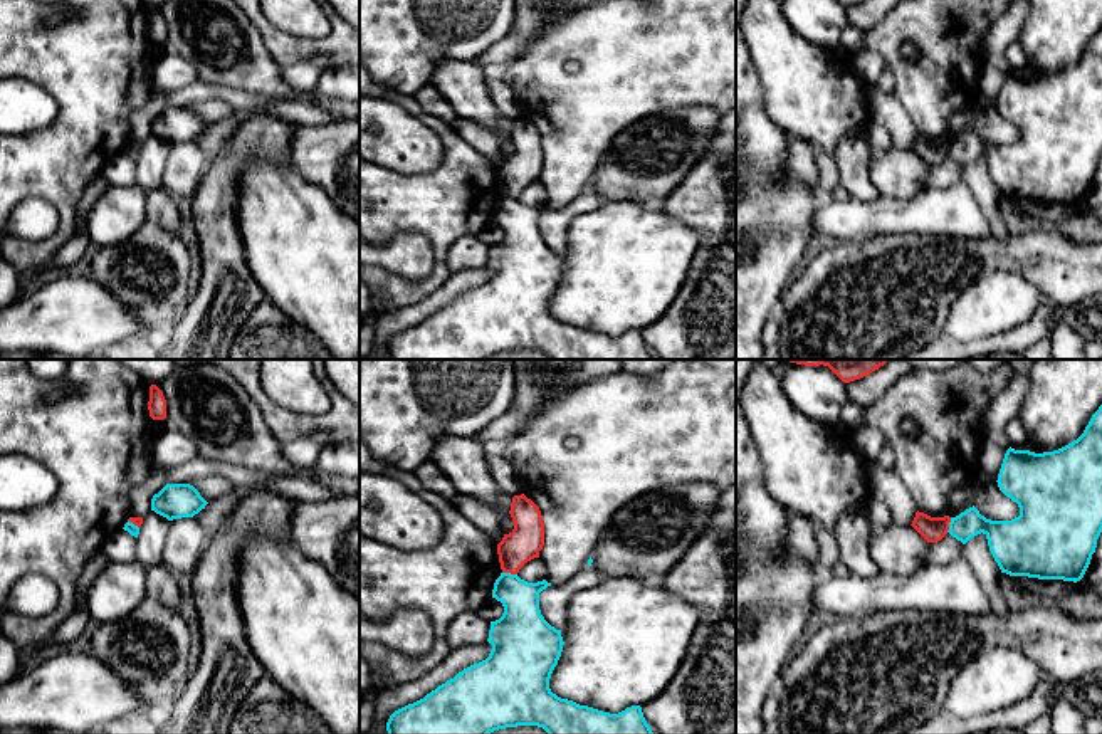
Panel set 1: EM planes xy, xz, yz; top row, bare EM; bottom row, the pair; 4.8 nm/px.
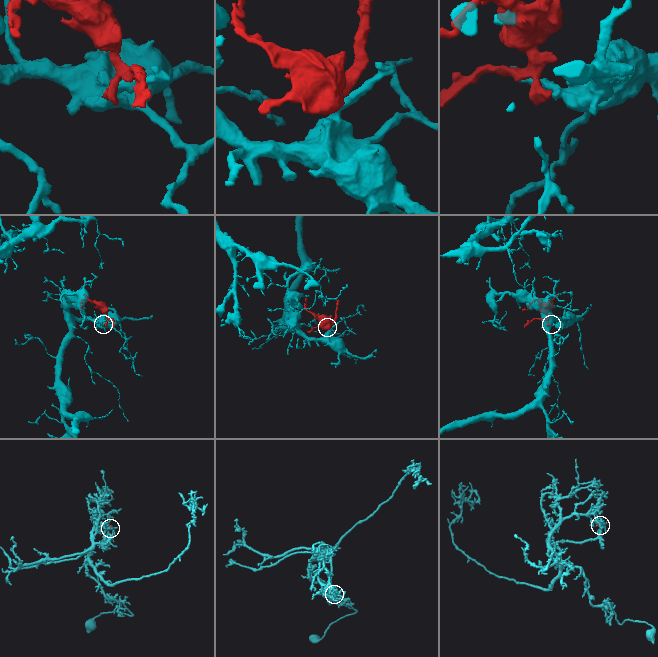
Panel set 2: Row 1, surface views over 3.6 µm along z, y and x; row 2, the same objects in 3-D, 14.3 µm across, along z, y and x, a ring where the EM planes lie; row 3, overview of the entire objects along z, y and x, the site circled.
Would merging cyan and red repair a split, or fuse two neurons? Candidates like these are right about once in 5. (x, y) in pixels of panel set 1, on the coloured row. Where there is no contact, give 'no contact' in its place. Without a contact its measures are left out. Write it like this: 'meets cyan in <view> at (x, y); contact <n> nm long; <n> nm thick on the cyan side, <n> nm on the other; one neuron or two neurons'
meets cyan in xz at (509, 573); contact 70 nm long; 200 nm thick on the cyan side, 160 nm on the other; two neurons

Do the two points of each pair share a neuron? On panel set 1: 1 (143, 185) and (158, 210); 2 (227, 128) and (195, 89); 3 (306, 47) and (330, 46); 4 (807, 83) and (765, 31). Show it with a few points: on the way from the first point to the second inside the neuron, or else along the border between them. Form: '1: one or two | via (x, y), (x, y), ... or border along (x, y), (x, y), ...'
1: two | border along (160, 185), (153, 185), (146, 193), (145, 219)
2: two | border along (234, 110), (246, 115)
3: one | via (311, 47), (325, 47)
4: one | via (793, 69), (773, 44)

